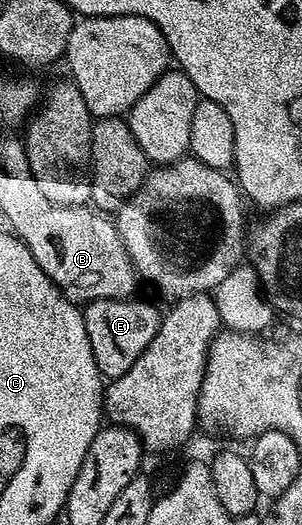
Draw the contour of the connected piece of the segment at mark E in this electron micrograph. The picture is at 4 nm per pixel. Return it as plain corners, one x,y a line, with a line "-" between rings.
130,298
128,300
91,300
84,305
85,325
87,336
91,338
91,352
95,354
95,362
99,366
102,376
109,380
118,380
151,346
151,338
161,325
162,309
148,304
145,300

